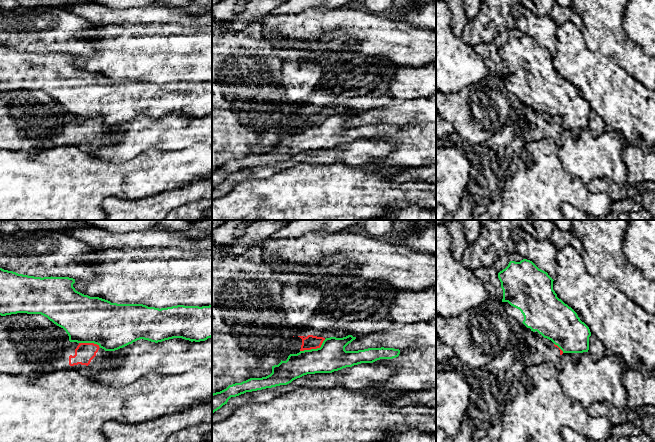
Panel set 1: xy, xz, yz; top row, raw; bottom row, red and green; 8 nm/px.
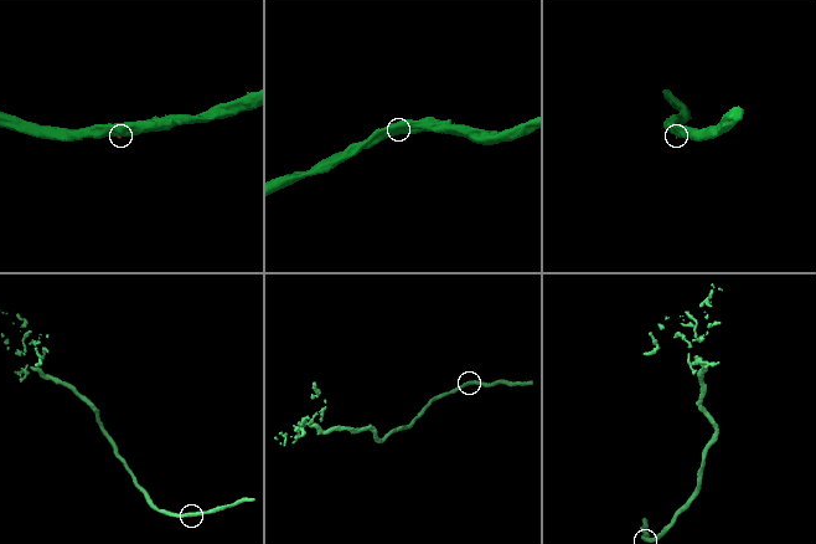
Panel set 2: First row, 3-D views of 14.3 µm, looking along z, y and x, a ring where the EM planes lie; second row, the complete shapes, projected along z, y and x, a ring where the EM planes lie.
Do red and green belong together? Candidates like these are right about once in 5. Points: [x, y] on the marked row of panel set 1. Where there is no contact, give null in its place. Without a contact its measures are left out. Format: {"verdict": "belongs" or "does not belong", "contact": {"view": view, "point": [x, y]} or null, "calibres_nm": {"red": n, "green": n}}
{"verdict": "does not belong", "contact": {"view": "xz", "point": [313, 348]}, "calibres_nm": {"red": 110, "green": 240}}

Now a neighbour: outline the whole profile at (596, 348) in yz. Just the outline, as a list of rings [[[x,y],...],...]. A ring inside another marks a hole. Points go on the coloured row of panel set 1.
[[[593,334],[589,337],[589,354],[592,358],[600,359],[605,355],[605,346],[603,343]]]

